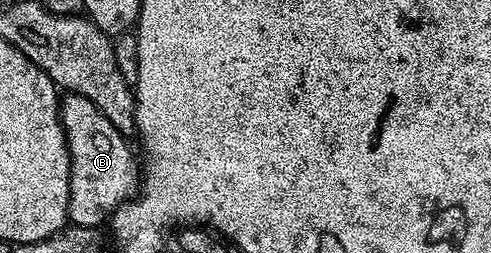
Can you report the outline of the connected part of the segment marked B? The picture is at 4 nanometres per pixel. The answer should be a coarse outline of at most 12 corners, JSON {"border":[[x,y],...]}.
{"border":[[69,92],[69,222],[100,227],[138,181],[129,138]]}

